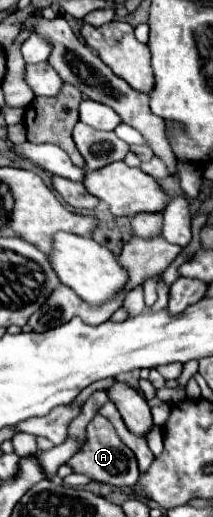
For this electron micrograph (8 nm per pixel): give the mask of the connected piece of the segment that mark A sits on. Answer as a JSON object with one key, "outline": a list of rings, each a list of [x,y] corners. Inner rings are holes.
{"outline":[[[99,414],[87,426],[87,444],[67,464],[77,474],[87,474],[97,482],[111,486],[135,486],[139,478],[139,466],[135,454],[129,448],[125,448],[125,444],[119,440],[117,432],[109,424],[109,420],[101,418]]]}

